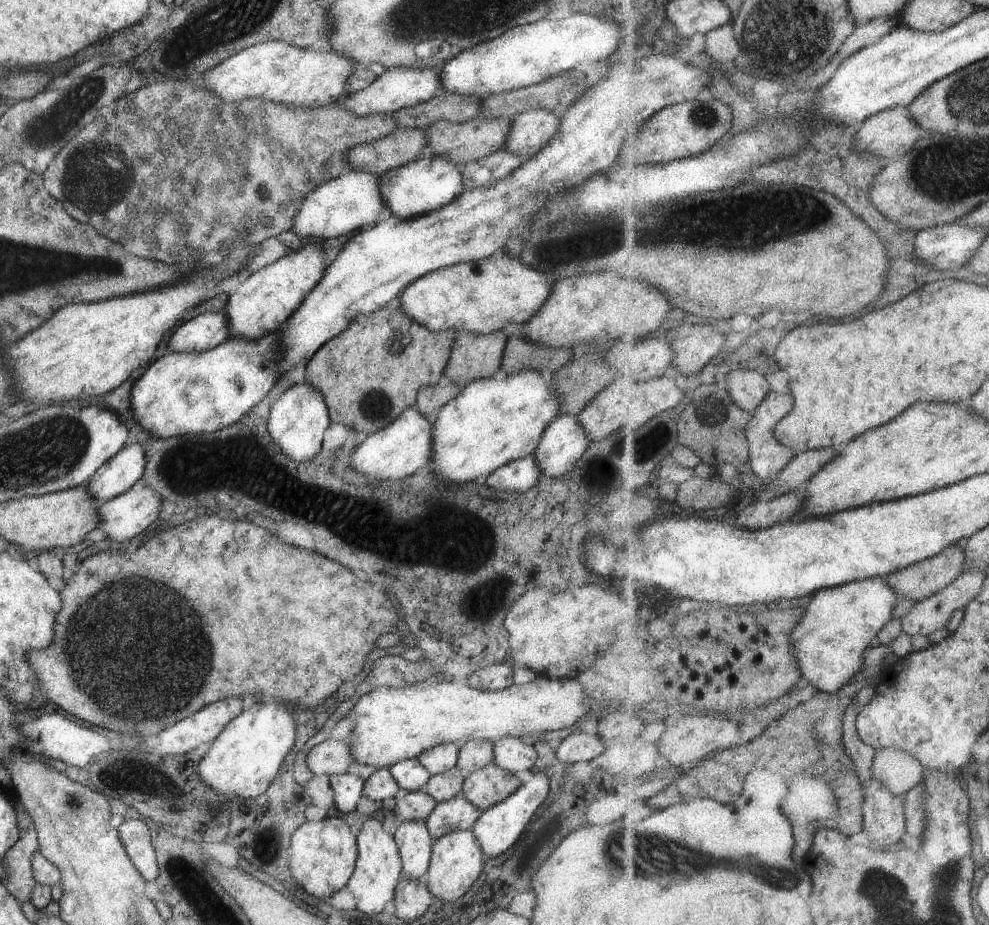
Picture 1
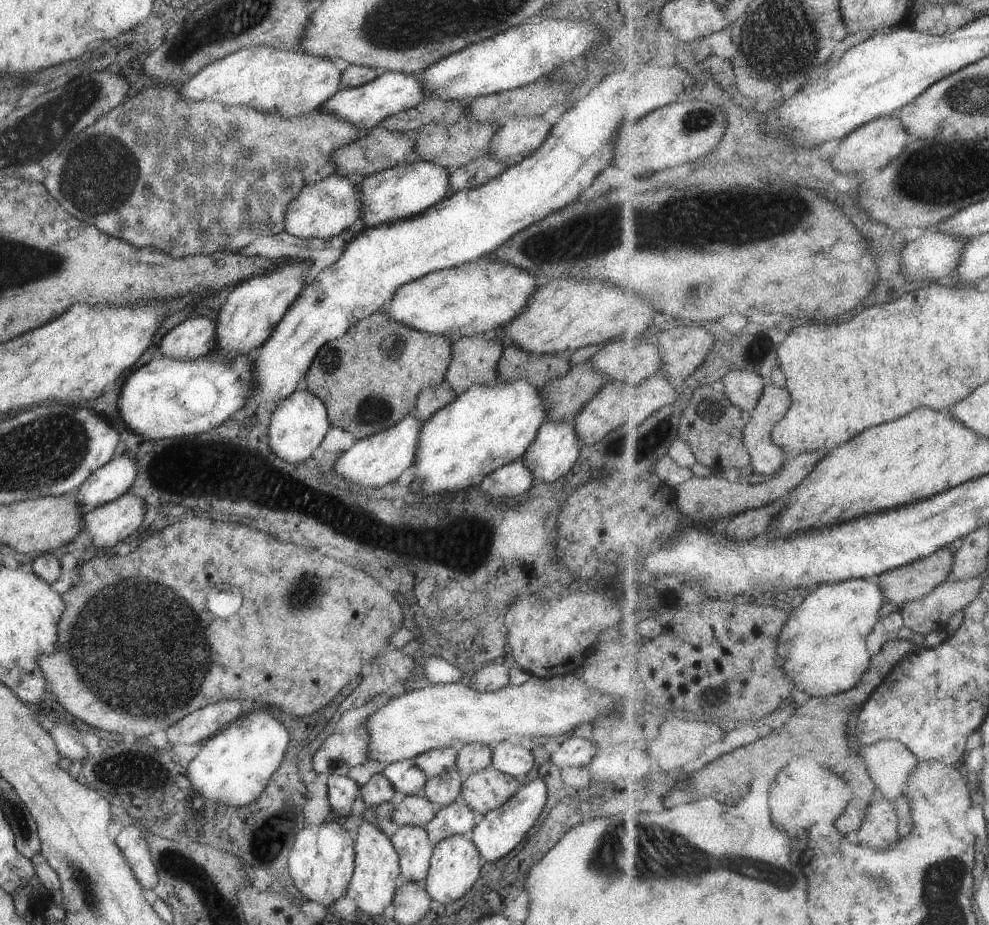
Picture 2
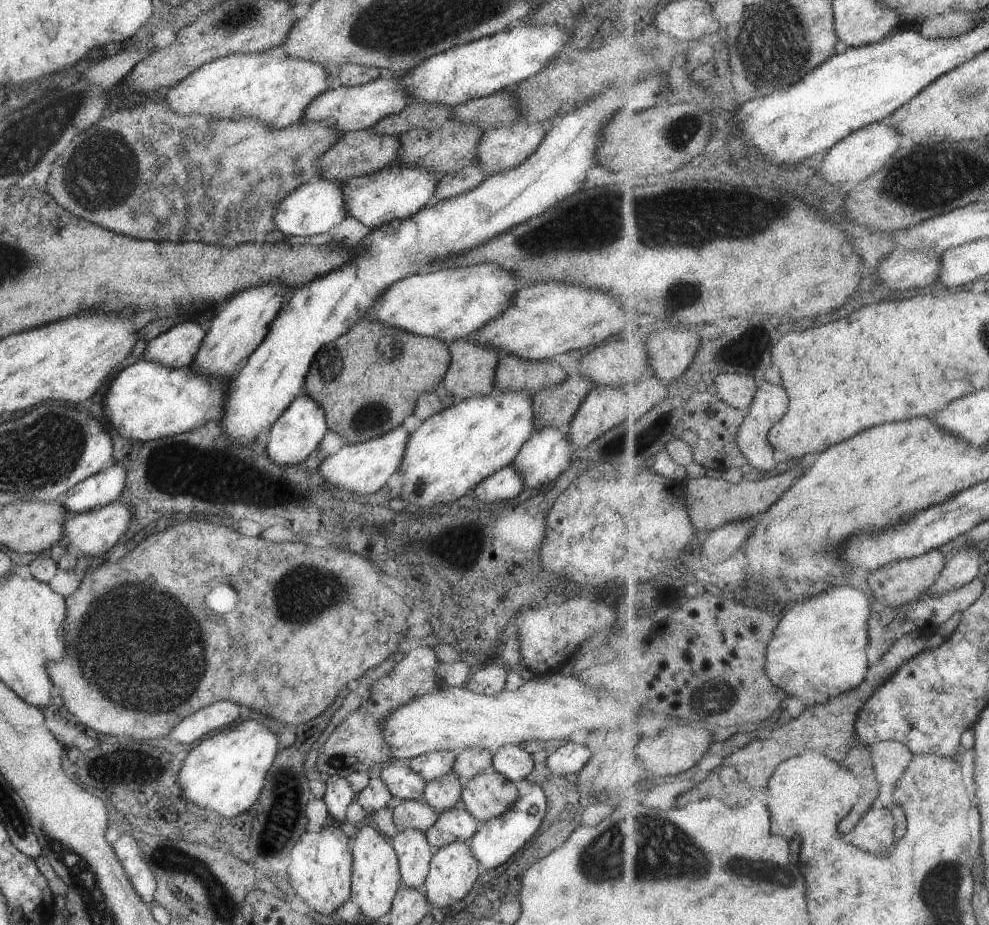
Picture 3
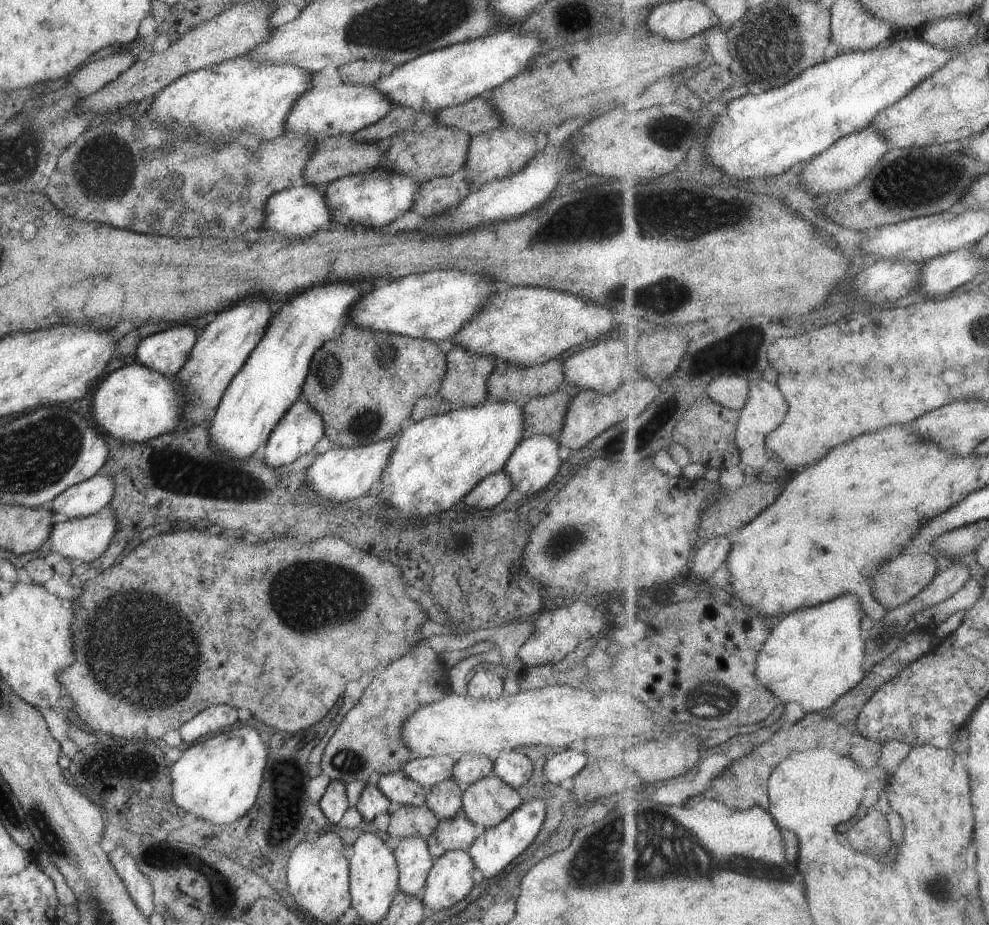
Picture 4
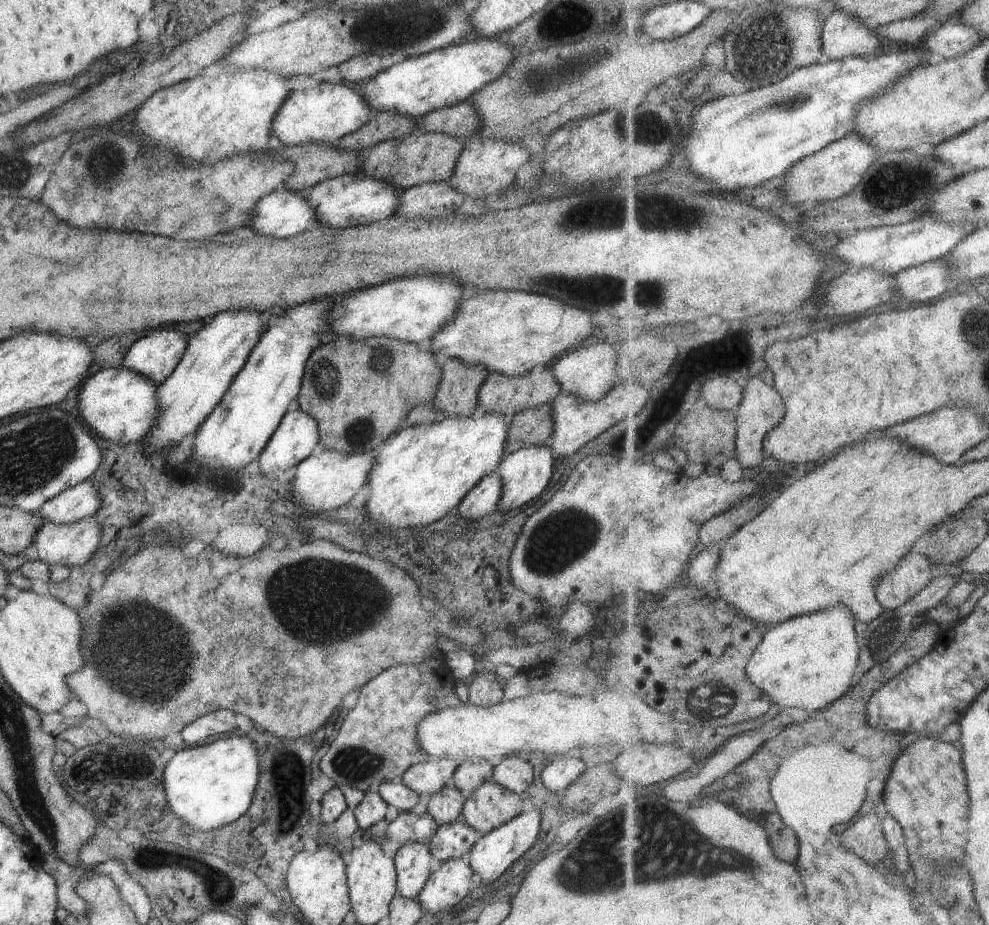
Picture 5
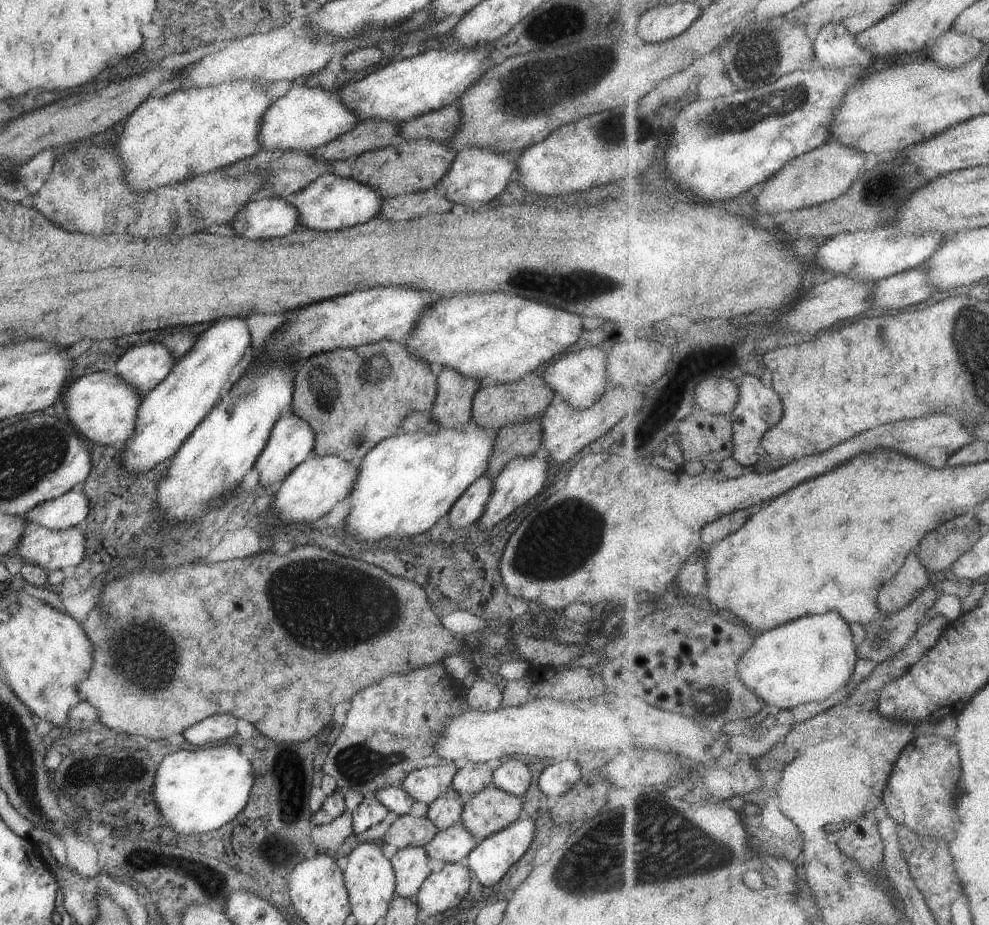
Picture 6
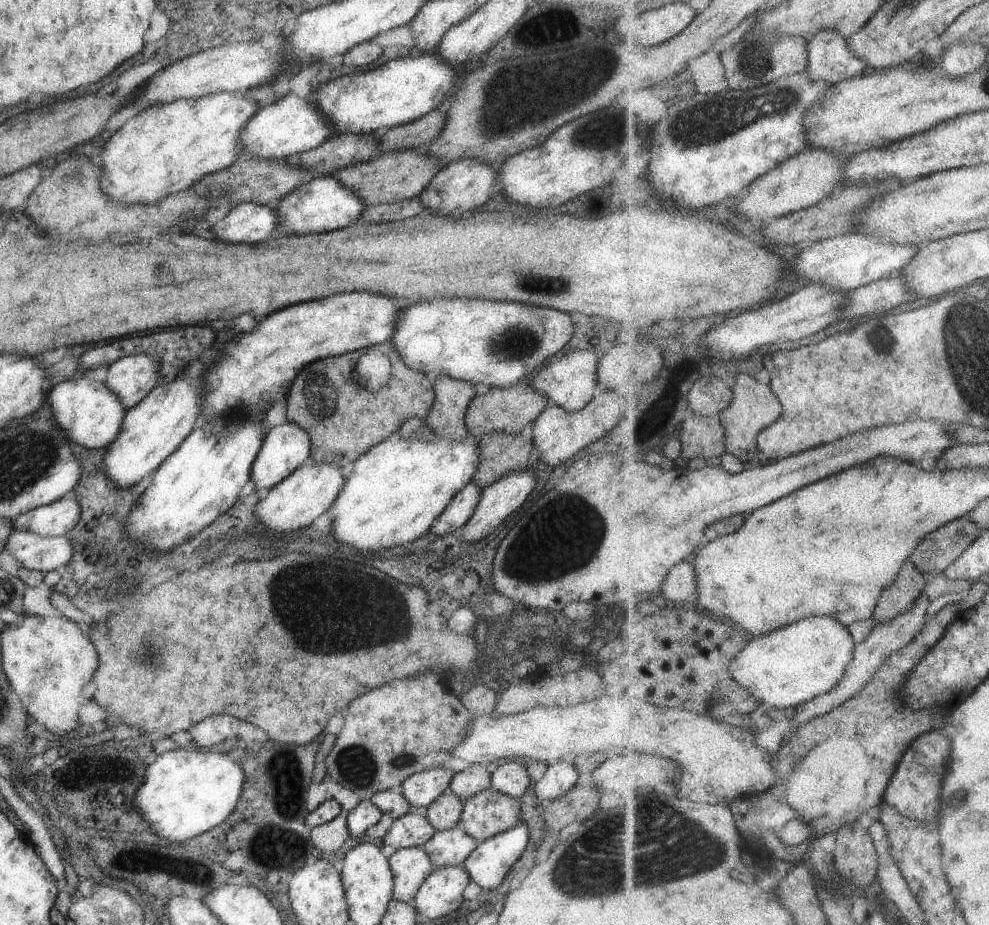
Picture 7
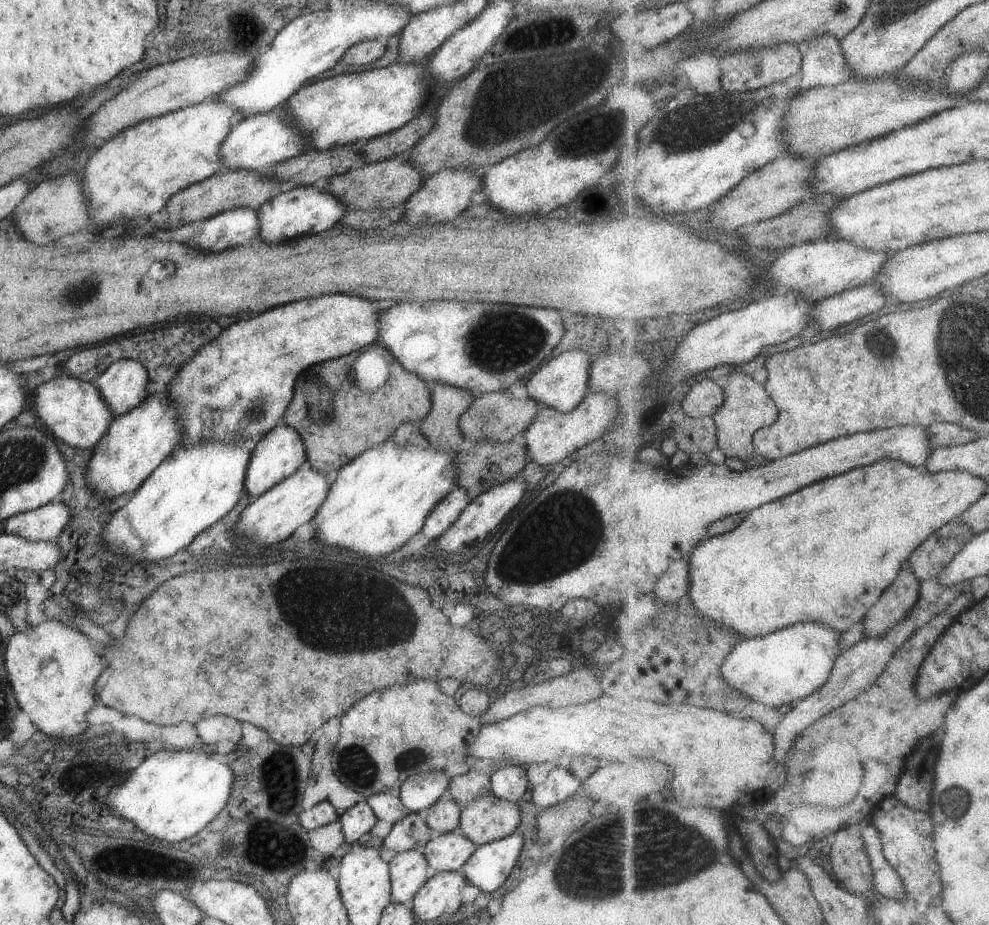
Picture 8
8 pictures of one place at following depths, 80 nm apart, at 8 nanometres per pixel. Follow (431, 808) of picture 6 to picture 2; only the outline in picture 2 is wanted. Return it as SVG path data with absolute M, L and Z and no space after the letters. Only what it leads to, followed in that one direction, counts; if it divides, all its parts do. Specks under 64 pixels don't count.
M454 768L442 771L427 780L420 794L437 806L447 806L460 799L461 776Z

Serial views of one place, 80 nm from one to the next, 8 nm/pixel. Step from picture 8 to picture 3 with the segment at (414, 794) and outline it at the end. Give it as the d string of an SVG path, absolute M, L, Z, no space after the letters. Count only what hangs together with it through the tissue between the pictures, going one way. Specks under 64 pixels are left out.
M448 751L429 752L415 756L404 764L412 771L417 772L420 778L426 782L434 780L450 772L453 767L456 754Z

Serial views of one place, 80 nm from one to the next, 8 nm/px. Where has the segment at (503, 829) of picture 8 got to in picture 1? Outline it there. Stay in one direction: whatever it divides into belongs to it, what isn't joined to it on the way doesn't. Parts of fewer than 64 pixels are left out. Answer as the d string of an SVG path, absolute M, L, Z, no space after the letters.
M490 763L466 776L460 794L476 808L485 810L502 802L520 785L514 773Z

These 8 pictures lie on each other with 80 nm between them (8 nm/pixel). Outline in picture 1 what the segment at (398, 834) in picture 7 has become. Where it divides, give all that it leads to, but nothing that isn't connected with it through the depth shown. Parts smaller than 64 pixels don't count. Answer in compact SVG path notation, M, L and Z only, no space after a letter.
M422 789L407 791L407 794L397 798L392 813L401 821L425 821L436 803Z

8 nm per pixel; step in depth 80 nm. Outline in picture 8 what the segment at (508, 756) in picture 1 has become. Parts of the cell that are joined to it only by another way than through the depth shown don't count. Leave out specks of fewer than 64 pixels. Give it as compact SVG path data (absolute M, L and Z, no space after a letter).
M507 765L489 776L490 793L495 797L516 803L527 790L526 770L521 765Z

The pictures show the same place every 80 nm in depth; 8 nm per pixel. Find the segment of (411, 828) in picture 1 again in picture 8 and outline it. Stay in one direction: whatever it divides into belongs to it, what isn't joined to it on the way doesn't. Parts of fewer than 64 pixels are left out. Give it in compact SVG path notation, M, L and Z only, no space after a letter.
M420 850L396 853L388 862L390 902L408 904L427 881L427 860Z

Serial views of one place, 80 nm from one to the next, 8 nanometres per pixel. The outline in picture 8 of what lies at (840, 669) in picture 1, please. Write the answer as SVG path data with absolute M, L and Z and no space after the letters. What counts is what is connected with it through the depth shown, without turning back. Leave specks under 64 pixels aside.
M805 622L783 628L768 636L742 638L739 644L733 648L726 663L723 664L723 678L727 684L737 688L745 696L749 696L751 701L775 709L785 706L785 704L791 705L797 700L807 699L809 696L815 695L819 688L823 688L827 684L827 680L834 674L835 664L838 663L839 656L843 656L839 641L840 634L843 632L837 632L835 628L829 628L827 624Z

